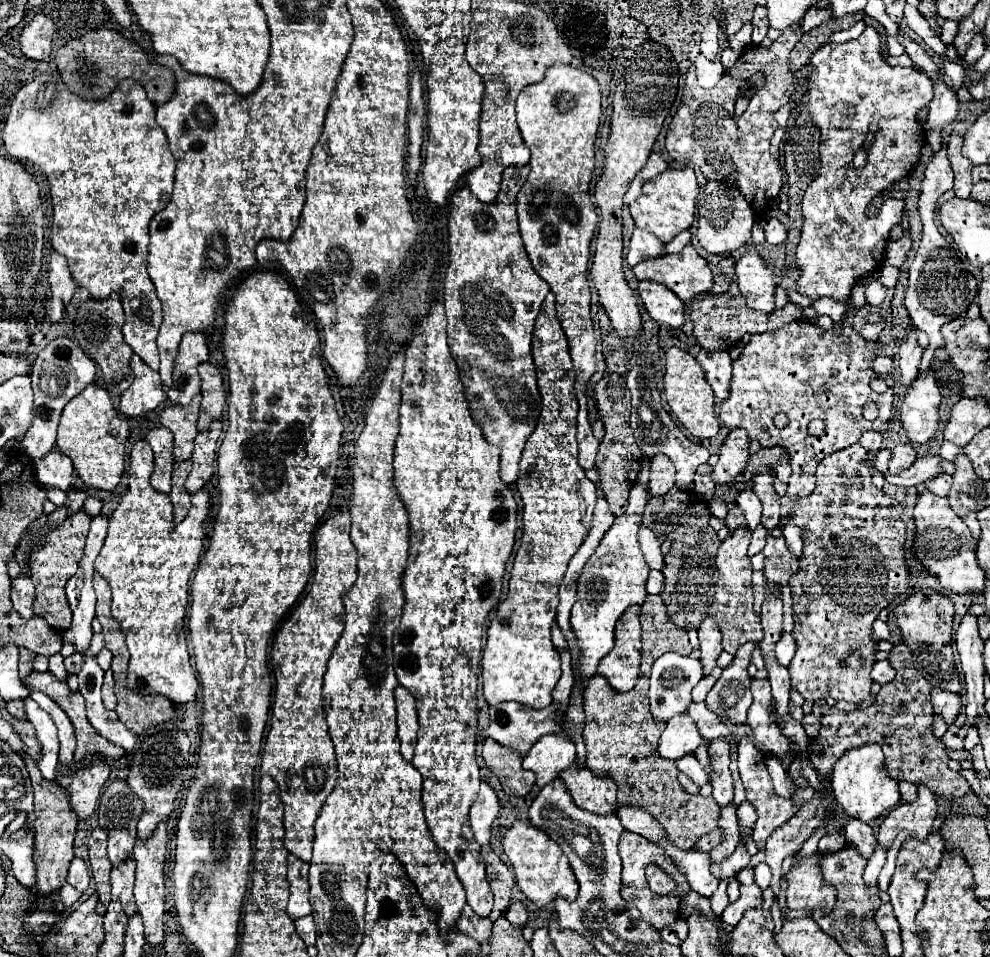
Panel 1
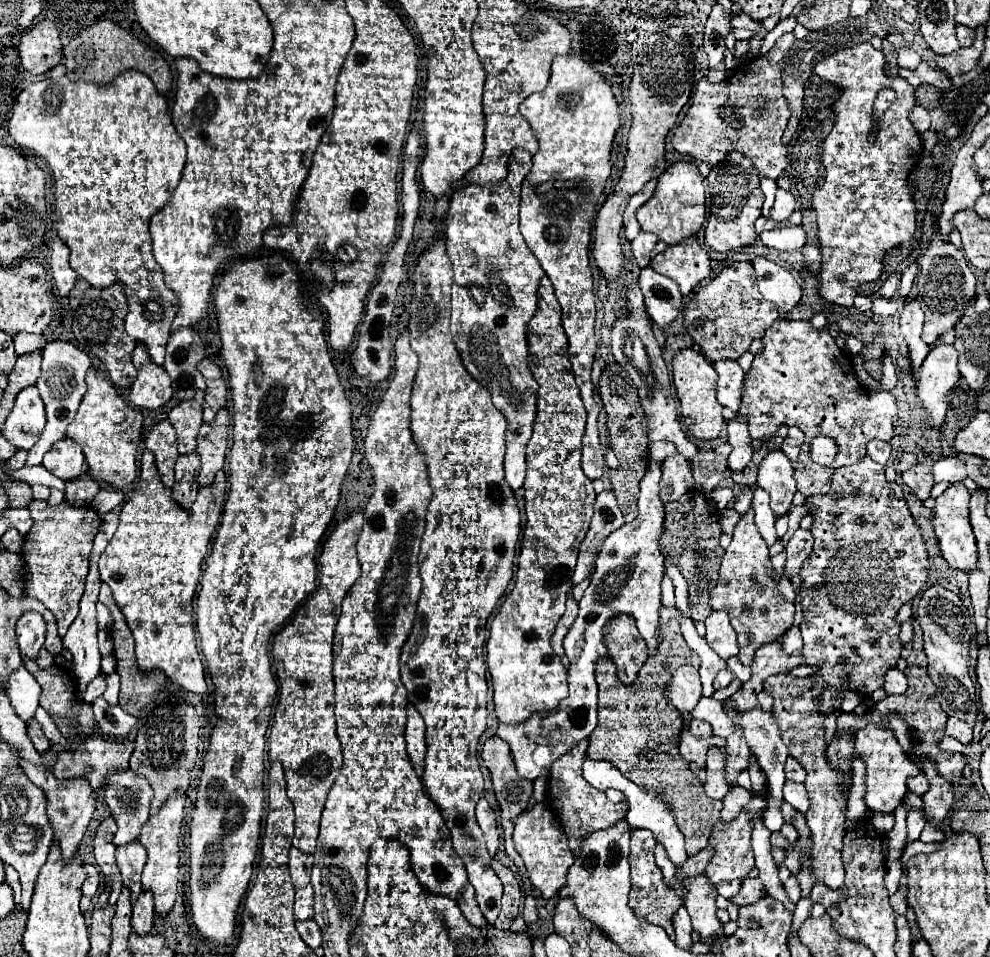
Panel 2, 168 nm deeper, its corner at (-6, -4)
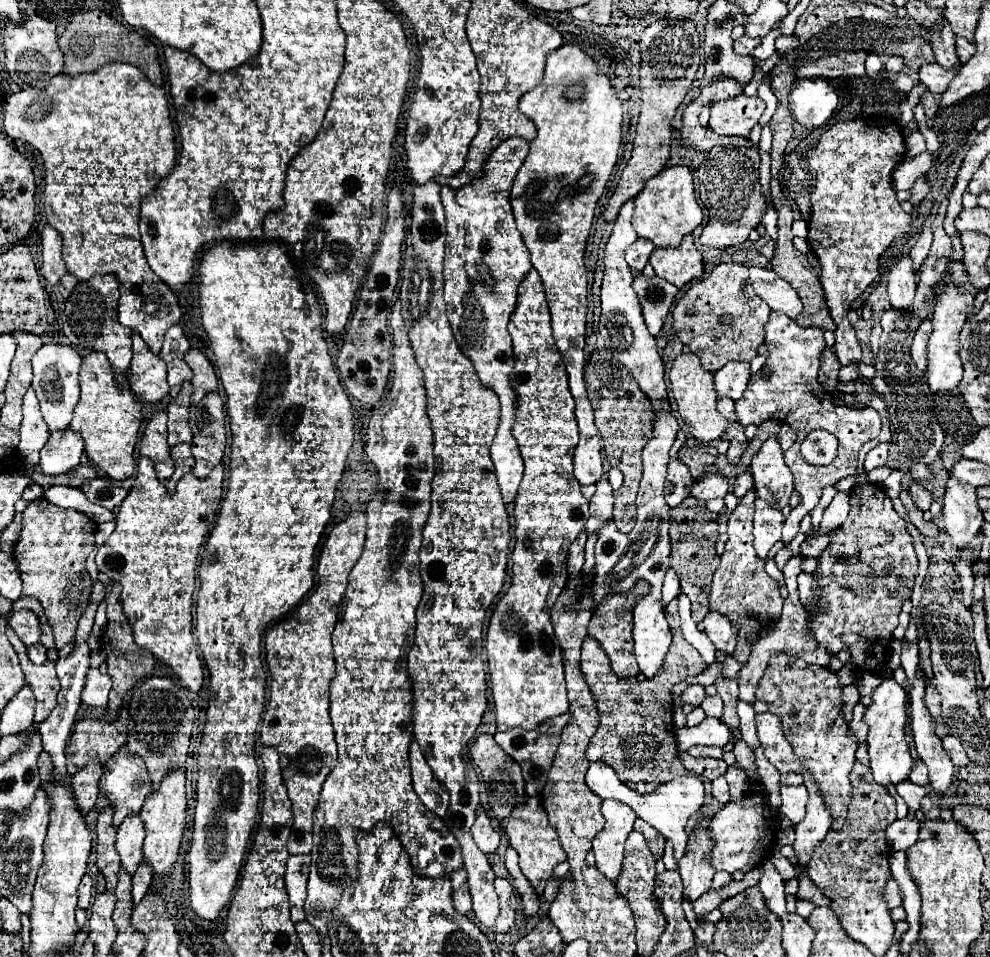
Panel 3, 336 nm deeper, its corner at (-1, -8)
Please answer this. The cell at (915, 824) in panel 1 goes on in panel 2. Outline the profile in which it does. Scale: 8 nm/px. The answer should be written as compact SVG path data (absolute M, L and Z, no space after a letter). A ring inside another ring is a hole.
M929 758L923 760L923 772L931 782L929 792L923 796L923 810L927 812L927 822L939 826L943 822L943 818L947 816L951 804L953 804L955 788L949 780L939 776L935 762Z

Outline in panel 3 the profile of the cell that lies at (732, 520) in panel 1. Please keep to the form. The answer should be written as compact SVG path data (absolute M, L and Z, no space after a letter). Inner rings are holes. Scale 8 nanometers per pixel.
M744 472L744 474L740 474L738 478L736 478L736 482L734 482L734 494L738 496L738 498L742 498L746 492L750 492L752 490L752 474L750 472Z

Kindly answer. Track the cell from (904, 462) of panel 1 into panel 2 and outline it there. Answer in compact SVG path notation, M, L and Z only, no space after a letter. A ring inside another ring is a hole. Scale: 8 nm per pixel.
M923 464L913 466L911 470L901 474L901 480L915 492L915 496L919 500L929 498L929 492L933 488L933 480L931 480L931 470L927 466L923 466Z

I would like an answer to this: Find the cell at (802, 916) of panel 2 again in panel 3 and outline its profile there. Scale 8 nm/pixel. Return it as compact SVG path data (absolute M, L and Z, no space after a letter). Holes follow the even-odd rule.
M802 871L799 876L797 876L799 889L796 896L799 899L811 901L817 907L828 906L830 900L820 892L808 876L804 875L808 874L805 871Z

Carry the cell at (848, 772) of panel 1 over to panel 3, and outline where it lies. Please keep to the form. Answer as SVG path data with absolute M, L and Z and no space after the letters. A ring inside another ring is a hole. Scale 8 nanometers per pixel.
M894 678L884 680L872 694L872 704L866 708L864 722L868 724L868 754L870 754L870 770L874 774L874 782L888 788L896 786L902 780L908 780L912 772L914 760L910 756L910 748L904 740L904 724L906 724L906 692Z

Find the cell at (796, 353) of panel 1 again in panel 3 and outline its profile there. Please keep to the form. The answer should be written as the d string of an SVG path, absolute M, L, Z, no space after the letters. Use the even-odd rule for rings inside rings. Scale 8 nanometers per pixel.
M772 312L770 320L766 322L766 346L768 346L768 358L766 358L766 368L754 374L750 378L750 384L740 400L736 400L736 416L742 426L760 426L762 422L776 418L780 422L786 422L792 426L798 434L796 446L792 446L786 452L786 466L794 474L794 490L800 494L800 504L792 508L790 516L784 522L782 528L782 540L788 544L800 526L800 520L818 504L822 490L828 484L836 484L838 480L854 474L856 470L856 460L858 460L858 450L862 444L868 440L874 440L880 434L880 414L872 408L848 408L848 406L836 406L830 392L824 390L824 386L818 380L818 370L820 370L820 354L826 348L824 342L824 332L820 328L802 328L798 326L792 318L788 318L782 312ZM812 428L824 428L832 432L838 438L838 456L830 466L810 466L804 462L800 456L800 444L812 432Z

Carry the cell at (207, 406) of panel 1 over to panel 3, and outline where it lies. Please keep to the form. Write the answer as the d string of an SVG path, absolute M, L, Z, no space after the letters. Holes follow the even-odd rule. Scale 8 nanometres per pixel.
M192 348L190 352L186 352L184 360L192 368L192 372L194 372L194 380L192 380L192 386L194 386L192 402L198 404L206 394L216 392L216 386L218 386L216 372L214 372L210 360L200 350L196 350L196 348Z

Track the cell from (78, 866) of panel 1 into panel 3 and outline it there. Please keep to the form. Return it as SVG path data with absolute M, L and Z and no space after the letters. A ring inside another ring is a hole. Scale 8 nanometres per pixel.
M84 874L82 882L78 886L78 906L86 910L90 906L90 898L92 898L92 880L88 874Z

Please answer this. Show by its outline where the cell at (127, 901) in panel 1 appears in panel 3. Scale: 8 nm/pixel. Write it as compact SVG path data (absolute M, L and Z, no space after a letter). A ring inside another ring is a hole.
M130 816L130 820L122 822L116 834L116 850L122 860L122 868L134 876L142 862L142 842L144 842L144 828L140 816Z

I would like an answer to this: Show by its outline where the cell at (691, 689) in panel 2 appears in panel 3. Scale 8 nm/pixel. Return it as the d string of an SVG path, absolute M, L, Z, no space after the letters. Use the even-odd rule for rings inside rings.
M692 684L692 686L688 686L682 694L680 694L680 700L682 700L682 704L690 704L690 706L700 706L702 704L702 700L704 700L704 688L702 686L698 686L698 684Z

